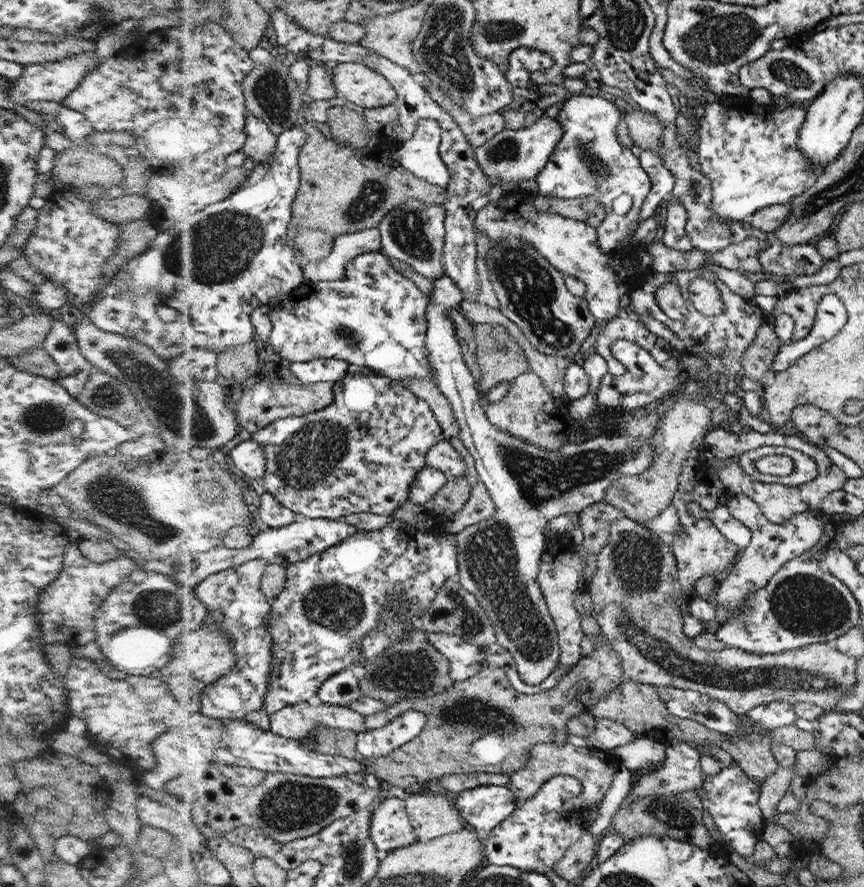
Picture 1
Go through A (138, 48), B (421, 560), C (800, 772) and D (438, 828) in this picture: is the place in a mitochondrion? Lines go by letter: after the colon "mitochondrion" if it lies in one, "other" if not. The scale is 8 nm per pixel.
A: other
B: other
C: other
D: other

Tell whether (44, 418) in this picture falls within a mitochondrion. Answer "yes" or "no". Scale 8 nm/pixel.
yes

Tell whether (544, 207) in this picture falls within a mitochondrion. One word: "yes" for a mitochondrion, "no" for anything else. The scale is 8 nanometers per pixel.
no

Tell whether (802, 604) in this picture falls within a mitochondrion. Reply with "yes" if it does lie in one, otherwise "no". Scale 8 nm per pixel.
yes

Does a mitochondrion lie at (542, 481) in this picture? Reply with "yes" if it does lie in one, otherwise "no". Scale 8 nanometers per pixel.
yes

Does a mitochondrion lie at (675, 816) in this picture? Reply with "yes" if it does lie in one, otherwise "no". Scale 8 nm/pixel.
yes

